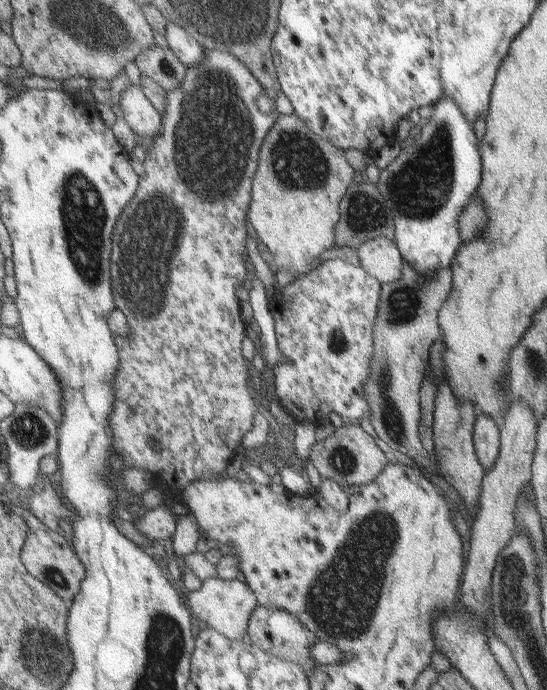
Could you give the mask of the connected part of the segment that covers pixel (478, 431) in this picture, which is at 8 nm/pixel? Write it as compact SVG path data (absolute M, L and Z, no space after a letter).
M478 414L473 426L473 445L479 464L487 474L495 464L500 438L498 433L498 422Z

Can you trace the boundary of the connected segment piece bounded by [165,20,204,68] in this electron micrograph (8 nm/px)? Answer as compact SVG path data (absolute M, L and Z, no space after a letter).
M168 20L165 27L165 36L168 46L184 62L187 68L198 63L204 55L204 45L195 40L188 29L183 28L175 21Z

